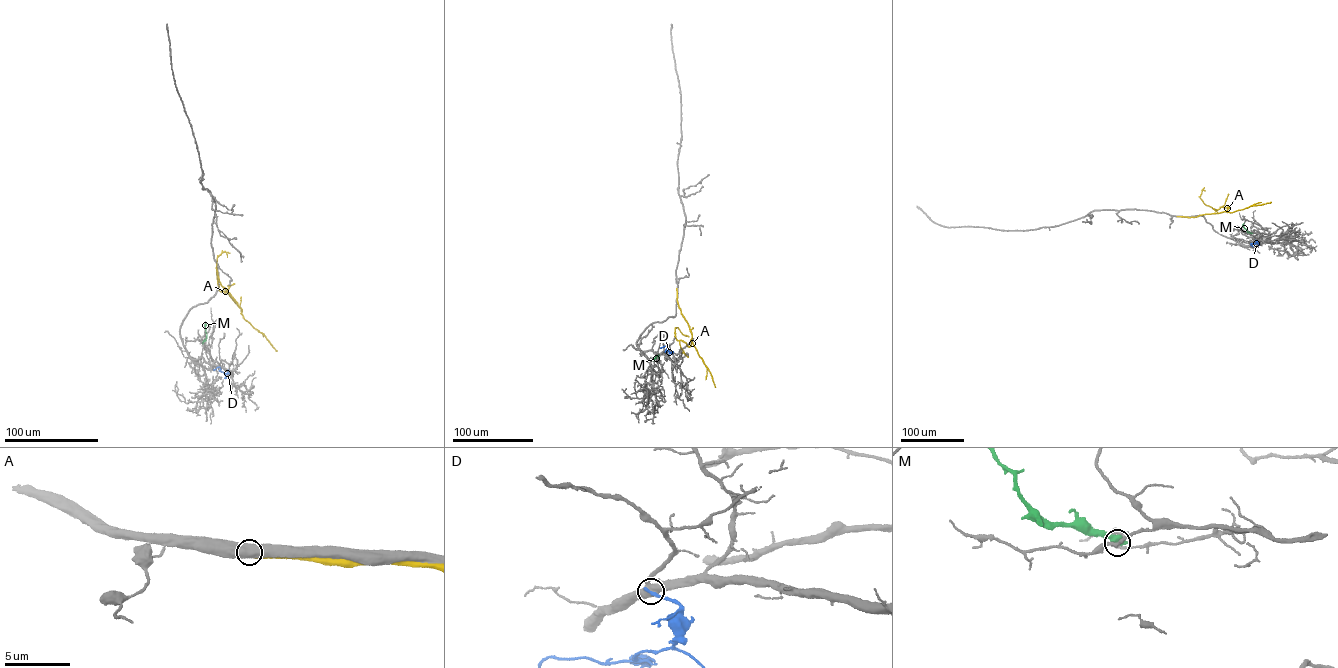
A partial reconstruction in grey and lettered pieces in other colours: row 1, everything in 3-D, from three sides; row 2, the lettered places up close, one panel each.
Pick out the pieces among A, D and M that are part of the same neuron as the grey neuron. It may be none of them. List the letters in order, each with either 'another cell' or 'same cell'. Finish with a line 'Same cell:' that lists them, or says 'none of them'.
A: another cell
D: another cell
M: another cell
Same cell: none of them

